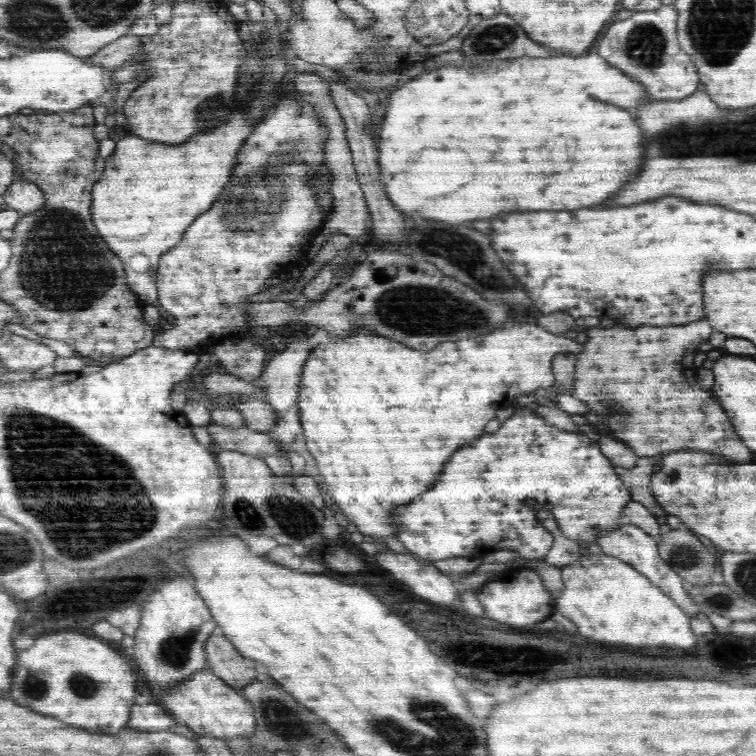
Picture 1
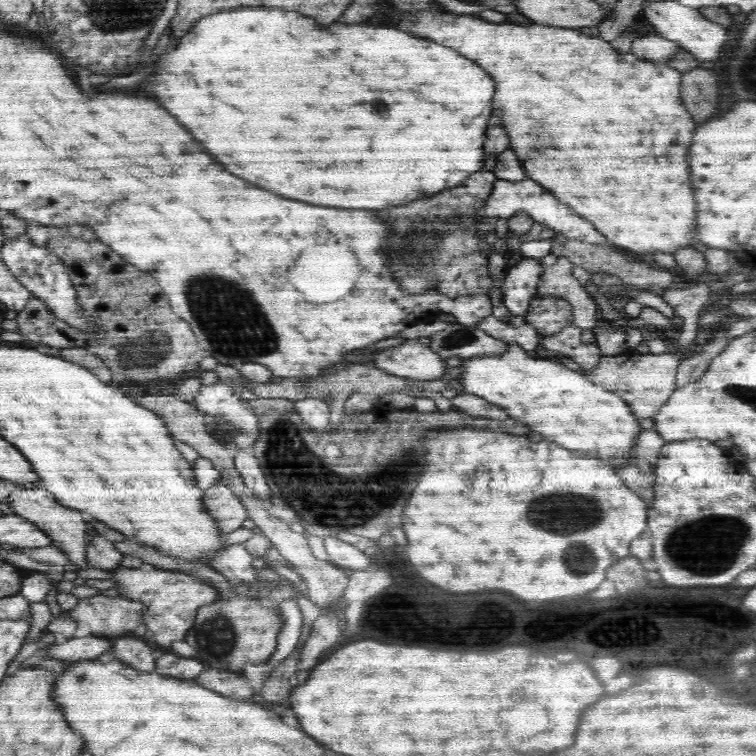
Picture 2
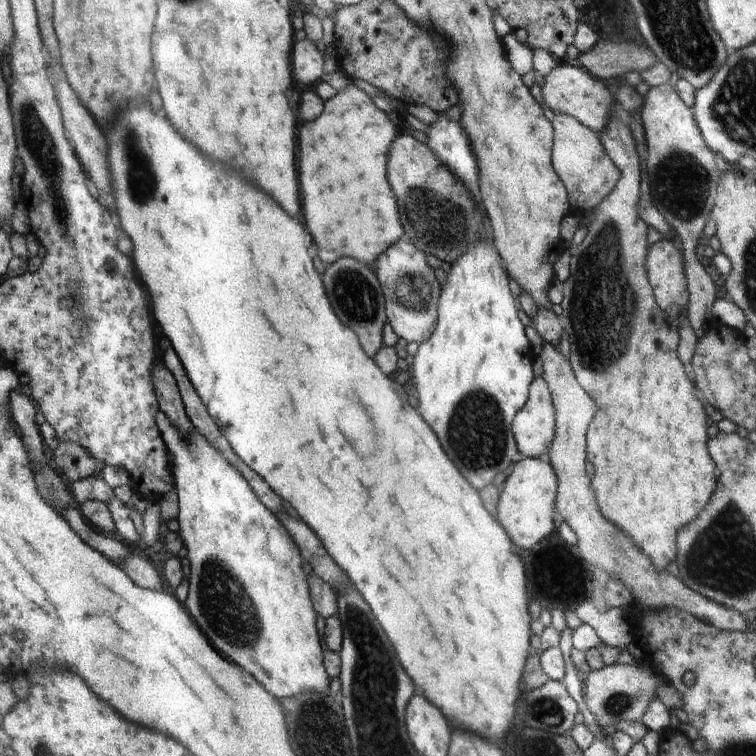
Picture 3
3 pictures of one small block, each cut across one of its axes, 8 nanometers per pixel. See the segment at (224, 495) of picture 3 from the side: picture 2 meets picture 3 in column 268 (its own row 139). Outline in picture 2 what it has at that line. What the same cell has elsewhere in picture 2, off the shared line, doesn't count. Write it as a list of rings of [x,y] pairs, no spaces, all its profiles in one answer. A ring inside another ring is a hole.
[[[426,10],[414,12],[414,14],[388,14],[388,22],[404,32],[418,34],[422,38],[430,38],[432,42],[438,42],[442,46],[454,48],[466,58],[478,62],[494,80],[496,80],[496,98],[494,98],[494,112],[502,116],[506,130],[510,134],[510,146],[516,152],[517,158],[524,164],[526,177],[536,181],[556,199],[562,202],[574,213],[590,221],[604,237],[610,246],[616,246],[627,250],[632,255],[654,254],[654,252],[666,252],[674,254],[680,248],[693,248],[698,244],[696,240],[696,202],[692,202],[692,188],[688,182],[688,146],[692,144],[692,130],[696,128],[691,114],[686,112],[681,98],[682,73],[668,65],[650,62],[644,58],[638,58],[630,53],[620,53],[612,48],[609,42],[598,37],[588,36],[578,32],[578,29],[544,26],[532,23],[528,26],[508,23],[492,23],[480,20],[480,16],[466,15],[458,16],[448,10]]]

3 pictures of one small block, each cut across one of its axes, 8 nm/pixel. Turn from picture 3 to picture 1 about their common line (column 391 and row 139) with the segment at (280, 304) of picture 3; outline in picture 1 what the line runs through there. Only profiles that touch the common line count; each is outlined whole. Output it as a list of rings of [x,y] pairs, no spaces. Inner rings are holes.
[[[594,50],[584,56],[520,56],[512,60],[492,60],[468,68],[442,66],[432,72],[424,72],[390,94],[390,106],[380,128],[380,182],[396,210],[400,210],[404,216],[420,216],[424,220],[448,224],[492,220],[508,212],[578,210],[592,206],[600,202],[604,194],[612,194],[612,190],[616,190],[616,186],[620,186],[620,182],[632,174],[632,166],[636,166],[636,158],[640,158],[640,154],[636,154],[636,138],[640,136],[640,130],[632,126],[632,116],[622,108],[637,110],[650,101],[656,100],[649,100],[639,82],[613,68]],[[572,92],[586,92],[590,98],[578,96],[568,100]],[[442,146],[464,150],[468,160],[474,160],[474,164],[480,160],[478,170],[474,172],[474,182],[462,184],[454,192],[430,198],[414,194],[408,186],[406,172],[418,170],[418,162],[414,160],[418,160],[420,154],[434,148],[442,150]]]

